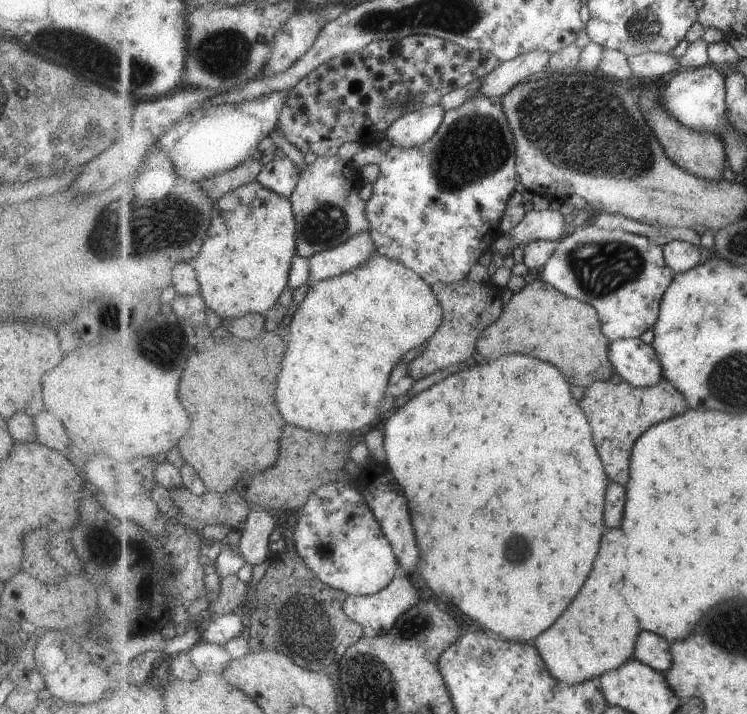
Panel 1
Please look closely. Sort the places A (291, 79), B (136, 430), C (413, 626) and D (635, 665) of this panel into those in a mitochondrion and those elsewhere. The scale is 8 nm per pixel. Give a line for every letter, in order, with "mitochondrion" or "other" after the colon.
A: other
B: other
C: mitochondrion
D: other

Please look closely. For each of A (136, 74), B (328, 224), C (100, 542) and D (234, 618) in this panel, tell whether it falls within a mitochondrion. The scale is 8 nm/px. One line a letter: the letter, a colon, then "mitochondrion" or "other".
A: mitochondrion
B: mitochondrion
C: other
D: other

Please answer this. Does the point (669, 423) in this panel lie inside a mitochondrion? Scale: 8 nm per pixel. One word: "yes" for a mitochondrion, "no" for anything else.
no

